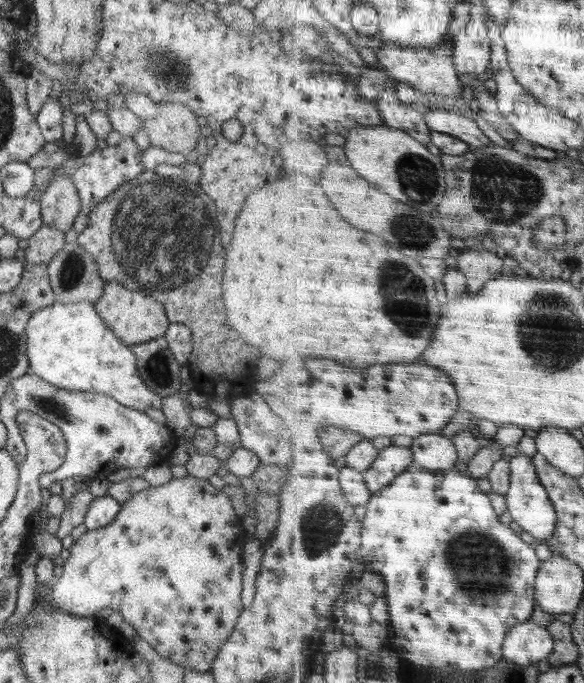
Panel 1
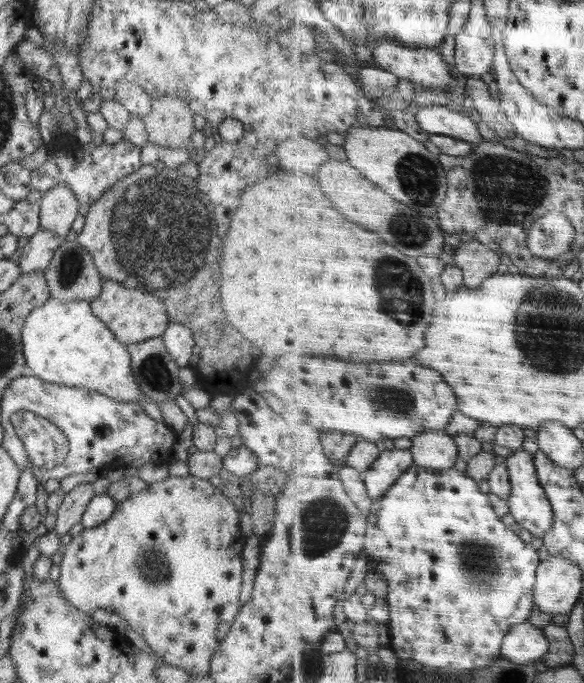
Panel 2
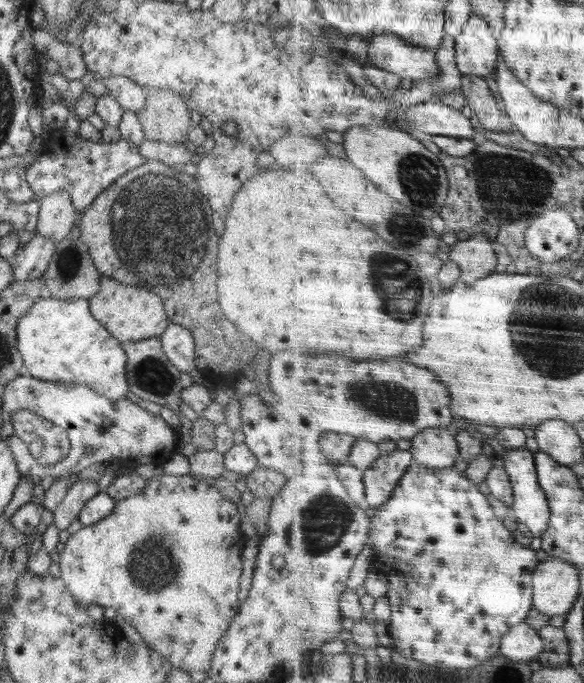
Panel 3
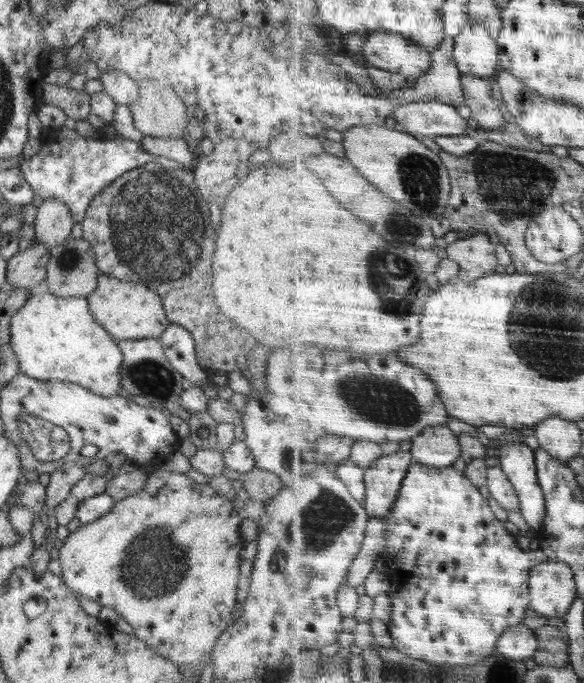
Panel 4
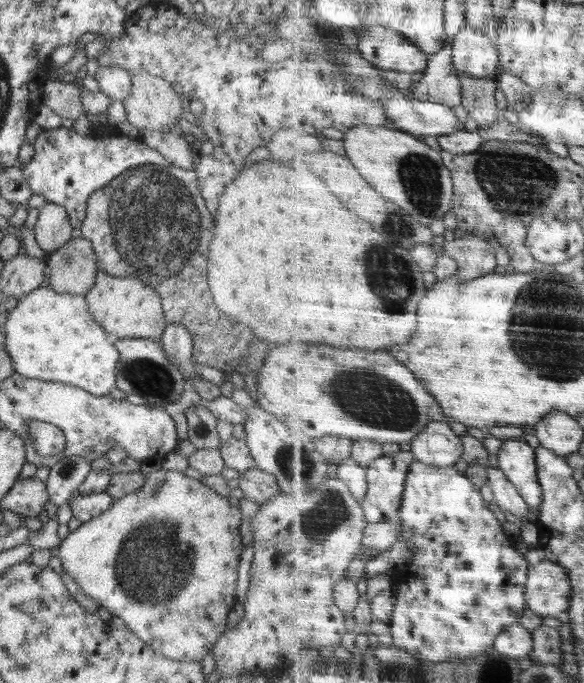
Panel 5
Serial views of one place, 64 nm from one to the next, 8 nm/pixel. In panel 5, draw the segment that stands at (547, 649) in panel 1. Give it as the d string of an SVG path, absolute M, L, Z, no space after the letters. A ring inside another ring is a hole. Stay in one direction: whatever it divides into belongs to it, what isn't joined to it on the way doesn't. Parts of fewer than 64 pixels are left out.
M522 623L506 628L497 638L495 649L502 655L515 659L530 658L537 645L534 644L534 631Z

